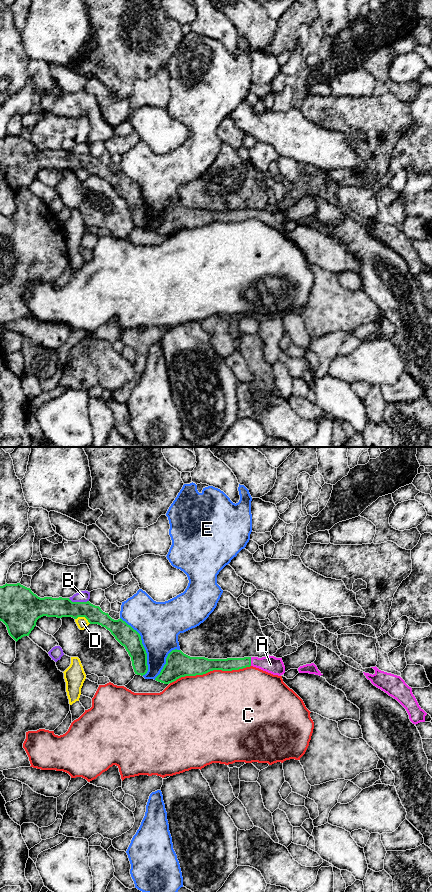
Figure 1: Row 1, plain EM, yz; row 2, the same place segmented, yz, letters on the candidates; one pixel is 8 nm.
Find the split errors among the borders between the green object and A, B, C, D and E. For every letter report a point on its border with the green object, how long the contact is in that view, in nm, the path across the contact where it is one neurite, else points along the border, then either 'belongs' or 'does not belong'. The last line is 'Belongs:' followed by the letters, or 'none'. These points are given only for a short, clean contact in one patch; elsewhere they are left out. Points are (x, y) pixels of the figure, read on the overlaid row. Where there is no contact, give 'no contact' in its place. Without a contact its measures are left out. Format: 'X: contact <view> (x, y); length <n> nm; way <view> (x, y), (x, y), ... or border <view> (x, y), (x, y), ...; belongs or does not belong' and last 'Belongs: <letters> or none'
A: contact yz (250, 661); length 70 nm; belongs
B: contact yz (78, 602); length 170 nm; border yz (68, 598), (72, 601), (88, 601); does not belong
C: contact yz (210, 670); length 650 nm; does not belong
D: contact yz (83, 616); length 130 nm; border yz (75, 618), (84, 617), (90, 623); does not belong
E: contact yz (142, 645); length 500 nm; does not belong
Belongs: A

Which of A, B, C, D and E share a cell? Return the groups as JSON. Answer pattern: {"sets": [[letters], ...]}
{"sets": [["A"], ["B"], ["C"], ["D"], ["E"]]}

